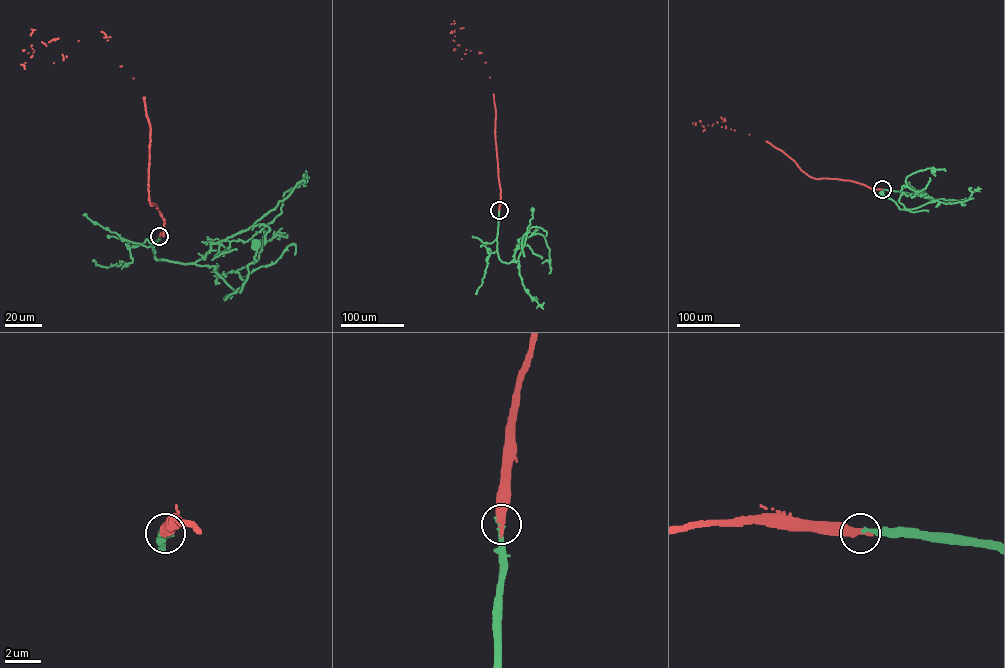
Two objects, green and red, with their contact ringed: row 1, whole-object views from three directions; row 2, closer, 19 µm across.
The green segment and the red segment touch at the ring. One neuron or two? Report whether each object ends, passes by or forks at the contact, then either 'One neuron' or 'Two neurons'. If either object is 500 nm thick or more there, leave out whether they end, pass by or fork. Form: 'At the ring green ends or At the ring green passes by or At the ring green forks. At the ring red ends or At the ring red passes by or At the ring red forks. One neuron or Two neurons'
One neuron

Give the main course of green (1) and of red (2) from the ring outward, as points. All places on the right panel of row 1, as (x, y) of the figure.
1: (882, 189), (935, 199), (916, 208), (900, 209), (881, 192)
2: (882, 189), (850, 180), (810, 177), (767, 141), (722, 121), (722, 126), (717, 122), (702, 125), (699, 120)

